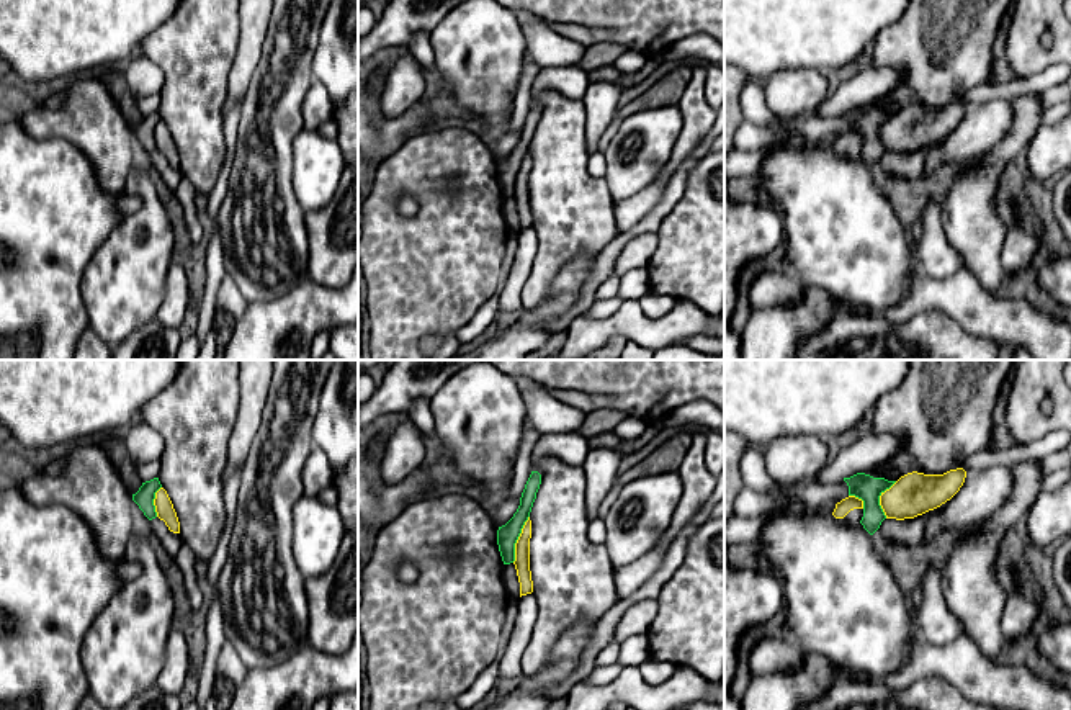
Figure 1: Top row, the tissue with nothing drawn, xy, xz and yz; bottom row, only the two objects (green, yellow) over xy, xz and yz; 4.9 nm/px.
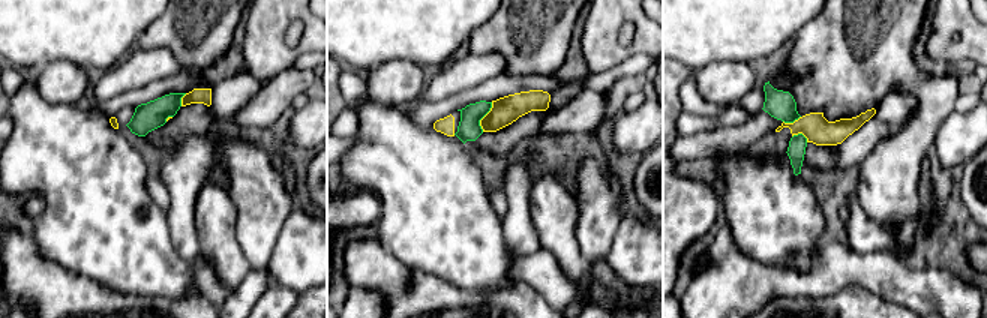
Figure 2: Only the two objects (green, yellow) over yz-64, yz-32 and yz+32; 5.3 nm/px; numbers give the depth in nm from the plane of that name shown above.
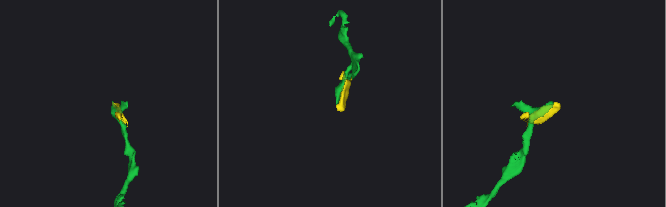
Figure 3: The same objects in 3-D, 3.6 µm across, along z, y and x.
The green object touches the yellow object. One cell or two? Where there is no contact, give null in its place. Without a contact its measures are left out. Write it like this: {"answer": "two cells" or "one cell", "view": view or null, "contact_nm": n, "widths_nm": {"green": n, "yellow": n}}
{"answer": "two cells", "view": "xz", "contact_nm": 240, "widths_nm": {"green": 110, "yellow": 80}}

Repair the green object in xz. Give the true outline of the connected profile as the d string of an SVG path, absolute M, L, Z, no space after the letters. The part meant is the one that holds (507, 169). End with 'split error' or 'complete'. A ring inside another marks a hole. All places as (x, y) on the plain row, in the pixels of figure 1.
M531 105L522 126L517 146L505 159L499 160L497 164L497 178L504 198L510 198L515 195L515 177L522 167L525 155L530 151L540 118L541 118L541 108L538 105Z | complete

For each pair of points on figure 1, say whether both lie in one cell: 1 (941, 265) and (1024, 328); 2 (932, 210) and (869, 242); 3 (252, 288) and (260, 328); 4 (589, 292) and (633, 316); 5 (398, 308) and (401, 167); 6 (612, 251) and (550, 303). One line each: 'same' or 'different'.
1: different
2: different
3: different
4: different
5: same
6: different

